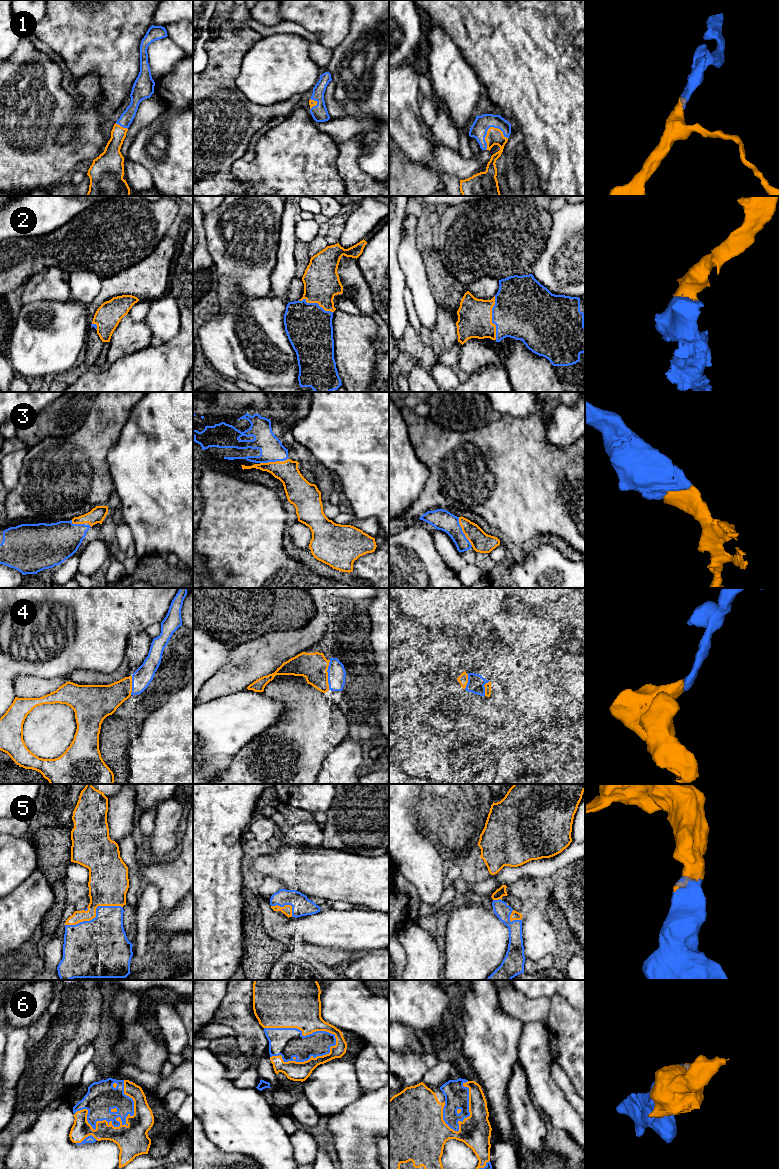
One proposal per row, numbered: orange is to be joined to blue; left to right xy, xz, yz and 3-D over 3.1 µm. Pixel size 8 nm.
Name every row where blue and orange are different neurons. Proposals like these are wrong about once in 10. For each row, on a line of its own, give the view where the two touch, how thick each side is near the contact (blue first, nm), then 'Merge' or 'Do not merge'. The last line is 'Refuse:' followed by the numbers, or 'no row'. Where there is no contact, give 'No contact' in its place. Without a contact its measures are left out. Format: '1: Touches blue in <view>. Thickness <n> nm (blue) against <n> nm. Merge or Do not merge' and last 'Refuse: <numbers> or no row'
1: Touches blue in yz. Thickness 140 nm (blue) against 130 nm. Merge
2: Touches blue in yz. Thickness 460 nm (blue) against 280 nm. Merge
3: Touches blue in yz. Thickness 160 nm (blue) against 160 nm. Merge
4: Touches blue in xz. Thickness 140 nm (blue) against 220 nm. Merge
5: Touches blue in xy. Thickness 440 nm (blue) against 300 nm. Merge
6: Touches blue in xz. Thickness 240 nm (blue) against 360 nm. Merge
Refuse: no row

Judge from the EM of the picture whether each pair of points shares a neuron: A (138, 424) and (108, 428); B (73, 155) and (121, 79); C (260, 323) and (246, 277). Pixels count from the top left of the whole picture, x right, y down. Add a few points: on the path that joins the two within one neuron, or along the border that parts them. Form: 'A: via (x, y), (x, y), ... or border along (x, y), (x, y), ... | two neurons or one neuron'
A: border along (135, 405), (118, 440), (111, 446) | two neurons
B: border along (95, 110), (103, 122) | two neurons
C: border along (269, 295), (236, 295), (230, 304) | two neurons

